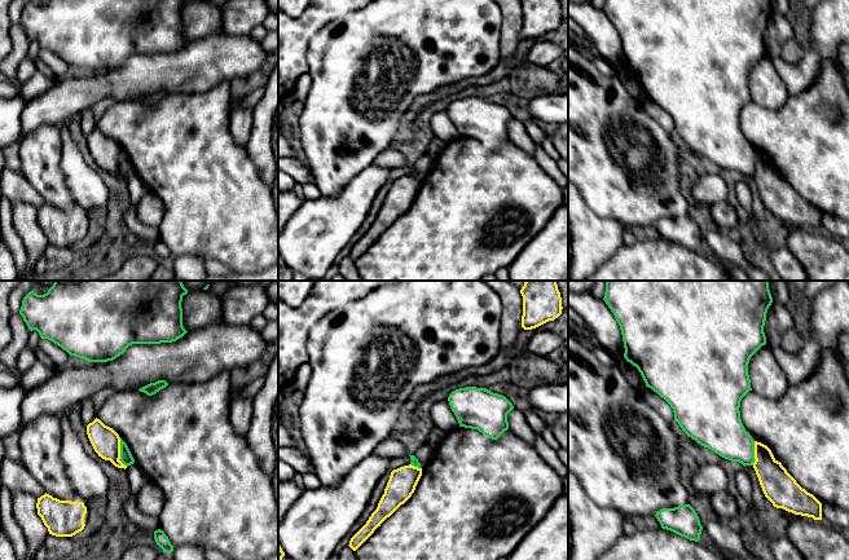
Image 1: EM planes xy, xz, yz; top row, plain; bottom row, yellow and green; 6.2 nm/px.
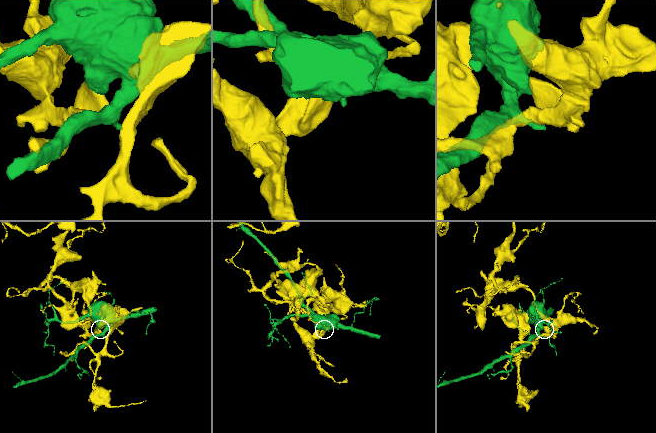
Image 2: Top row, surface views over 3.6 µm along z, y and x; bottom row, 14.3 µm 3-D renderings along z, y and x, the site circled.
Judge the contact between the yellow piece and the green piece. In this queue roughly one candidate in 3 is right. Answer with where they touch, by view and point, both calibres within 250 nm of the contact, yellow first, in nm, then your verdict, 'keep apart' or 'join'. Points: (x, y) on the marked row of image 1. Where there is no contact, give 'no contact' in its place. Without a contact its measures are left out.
meets yellow in xy at (119, 453); 180 nm thick on the yellow side, 80 nm on the other; keep apart

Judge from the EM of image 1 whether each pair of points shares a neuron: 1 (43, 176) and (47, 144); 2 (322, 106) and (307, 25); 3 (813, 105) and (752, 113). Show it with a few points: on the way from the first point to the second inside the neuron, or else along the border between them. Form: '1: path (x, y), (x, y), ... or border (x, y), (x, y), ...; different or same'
1: path (42, 168), (42, 151); same
2: border (331, 20), (308, 44), (307, 70); different
3: path (797, 118), (768, 118); same

